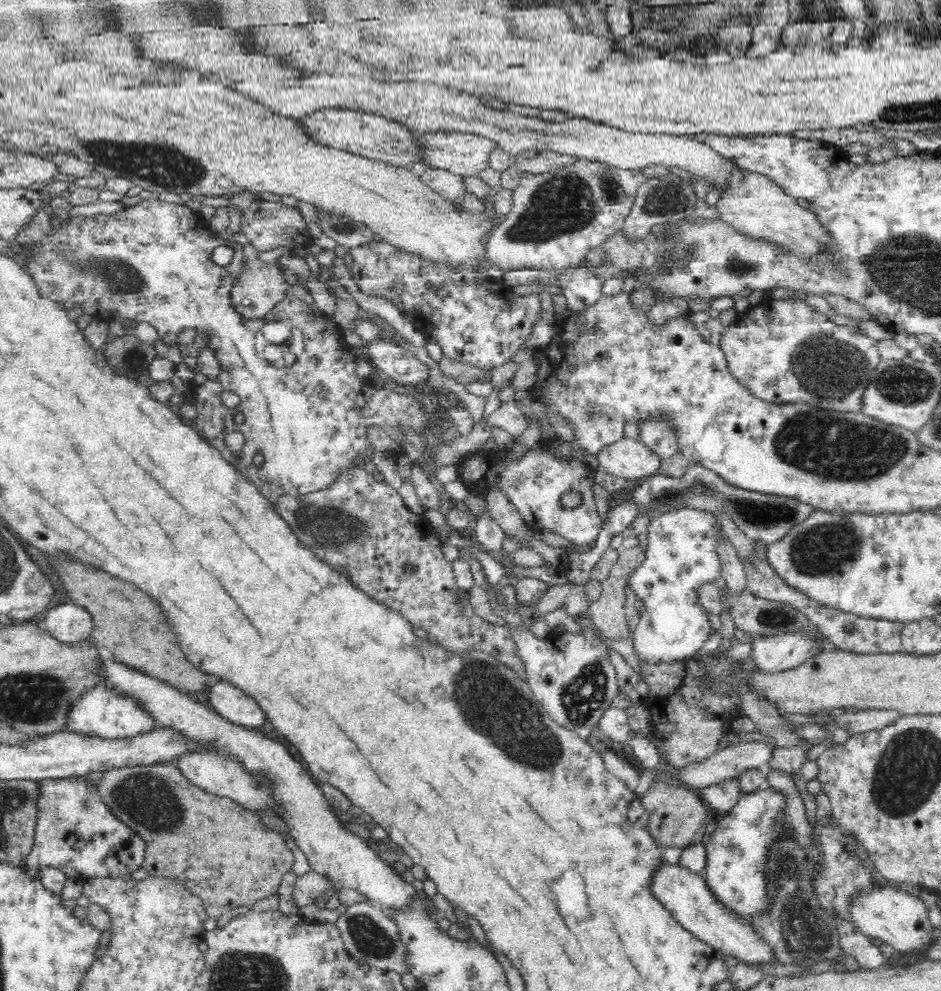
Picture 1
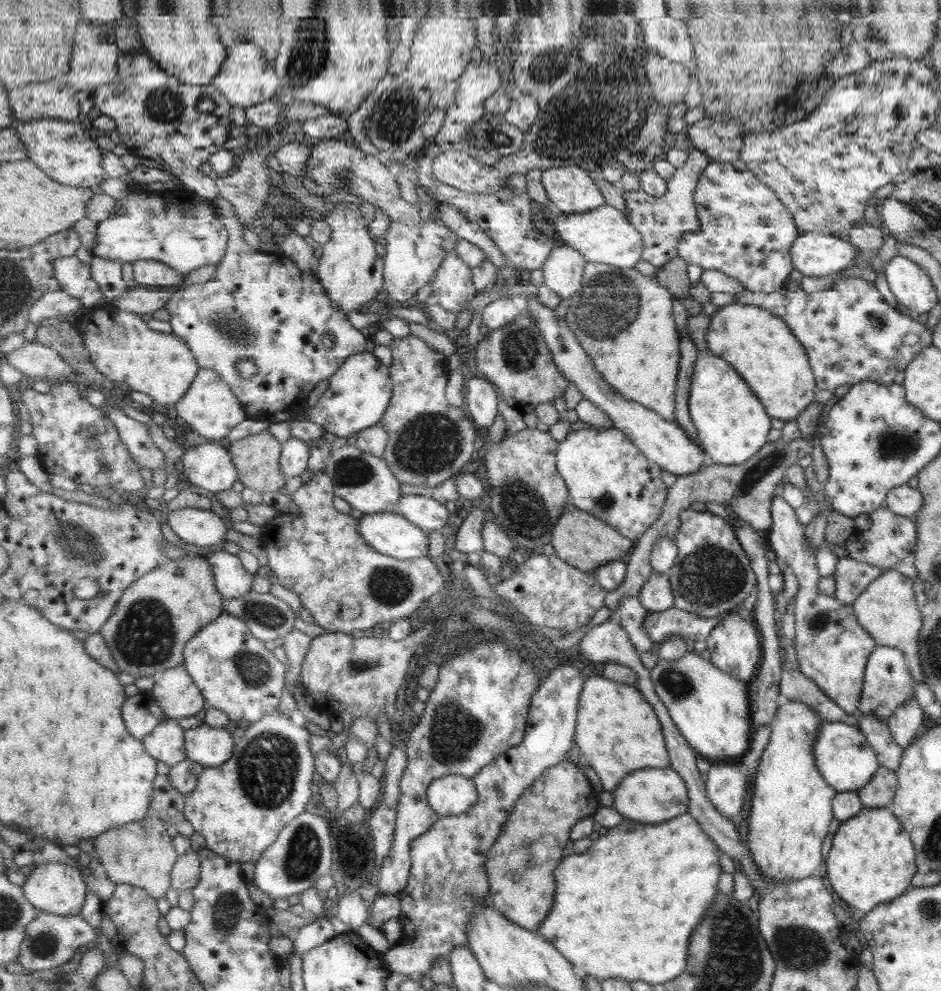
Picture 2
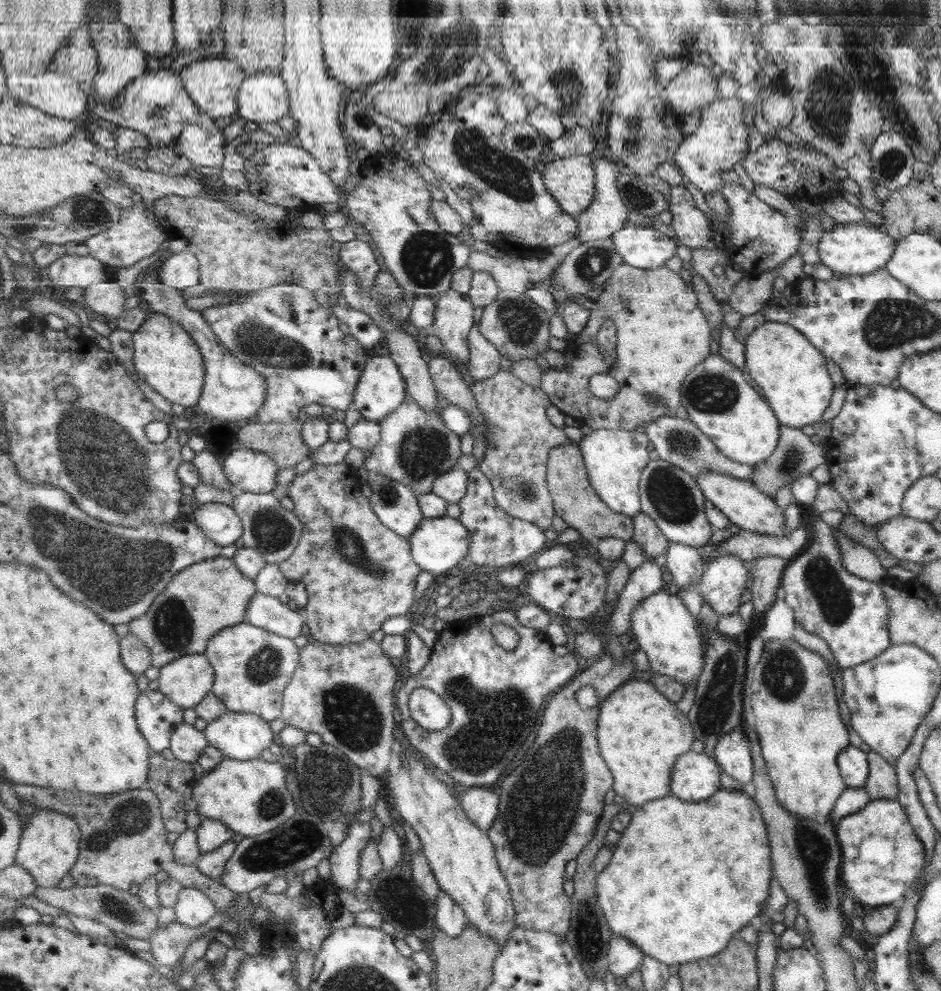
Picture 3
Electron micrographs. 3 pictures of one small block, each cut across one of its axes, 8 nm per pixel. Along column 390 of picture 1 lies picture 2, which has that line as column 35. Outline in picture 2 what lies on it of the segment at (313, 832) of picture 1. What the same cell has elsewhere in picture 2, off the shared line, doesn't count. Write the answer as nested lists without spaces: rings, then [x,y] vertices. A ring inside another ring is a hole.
[[[44,862],[35,865],[24,885],[27,900],[38,911],[57,915],[79,915],[85,906],[87,884],[83,874],[75,866],[63,862]]]

